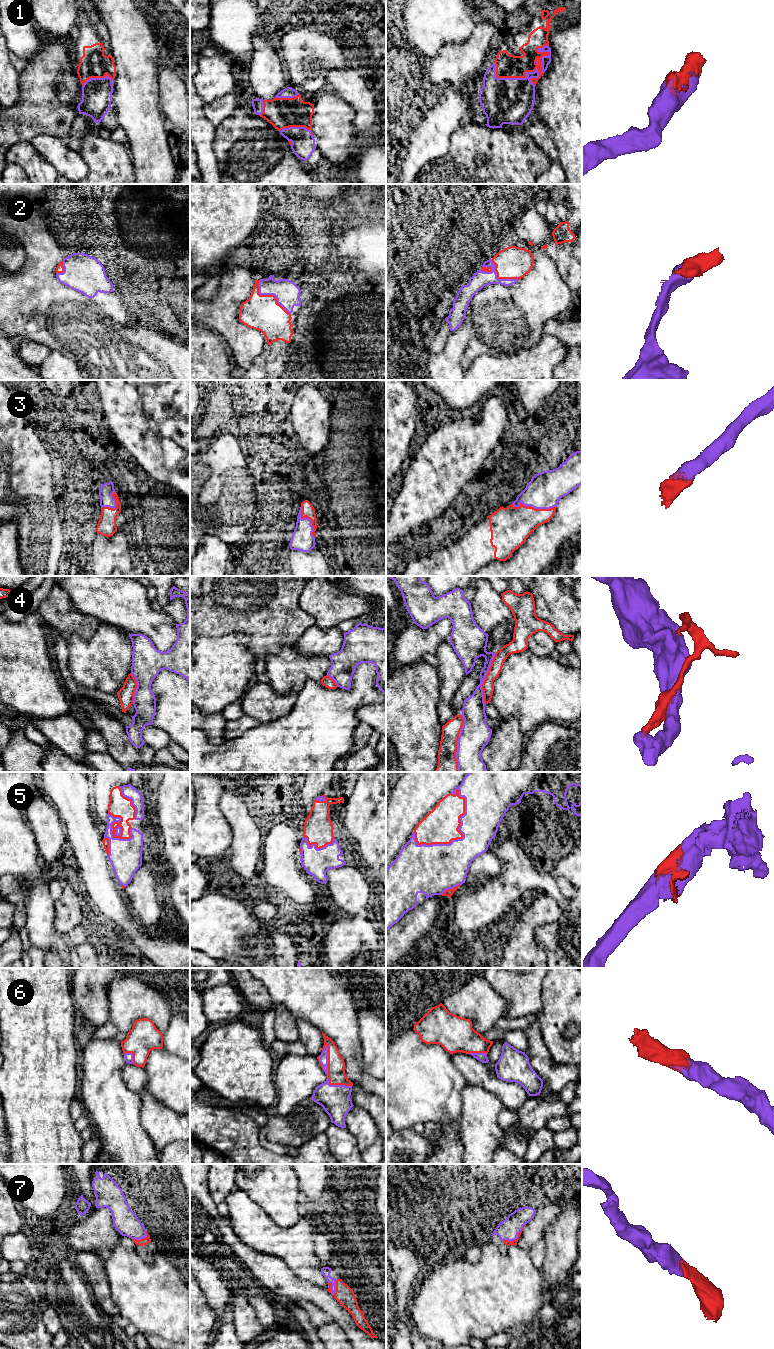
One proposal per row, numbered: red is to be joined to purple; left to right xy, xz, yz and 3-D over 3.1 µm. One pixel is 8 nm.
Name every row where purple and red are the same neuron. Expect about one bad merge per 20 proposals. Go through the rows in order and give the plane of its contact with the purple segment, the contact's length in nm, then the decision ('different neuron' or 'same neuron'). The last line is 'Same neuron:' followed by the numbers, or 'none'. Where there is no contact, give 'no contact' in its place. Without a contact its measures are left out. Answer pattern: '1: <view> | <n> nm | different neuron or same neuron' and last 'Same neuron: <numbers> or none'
1: yz | 380 nm | same neuron
2: xz | 380 nm | same neuron
3: yz | 360 nm | same neuron
4: yz | 460 nm | different neuron
5: yz | 550 nm | same neuron
6: xz | 400 nm | same neuron
7: yz | 240 nm | same neuron
Same neuron: 1, 2, 3, 5, 6, 7

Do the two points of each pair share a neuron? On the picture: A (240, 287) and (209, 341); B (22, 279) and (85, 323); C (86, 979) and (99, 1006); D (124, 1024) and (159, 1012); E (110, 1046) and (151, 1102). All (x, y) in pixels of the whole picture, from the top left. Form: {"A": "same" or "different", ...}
{"A": "different", "B": "same", "C": "same", "D": "same", "E": "different"}

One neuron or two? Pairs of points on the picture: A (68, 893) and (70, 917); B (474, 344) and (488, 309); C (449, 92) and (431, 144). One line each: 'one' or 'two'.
A: one
B: one
C: one

